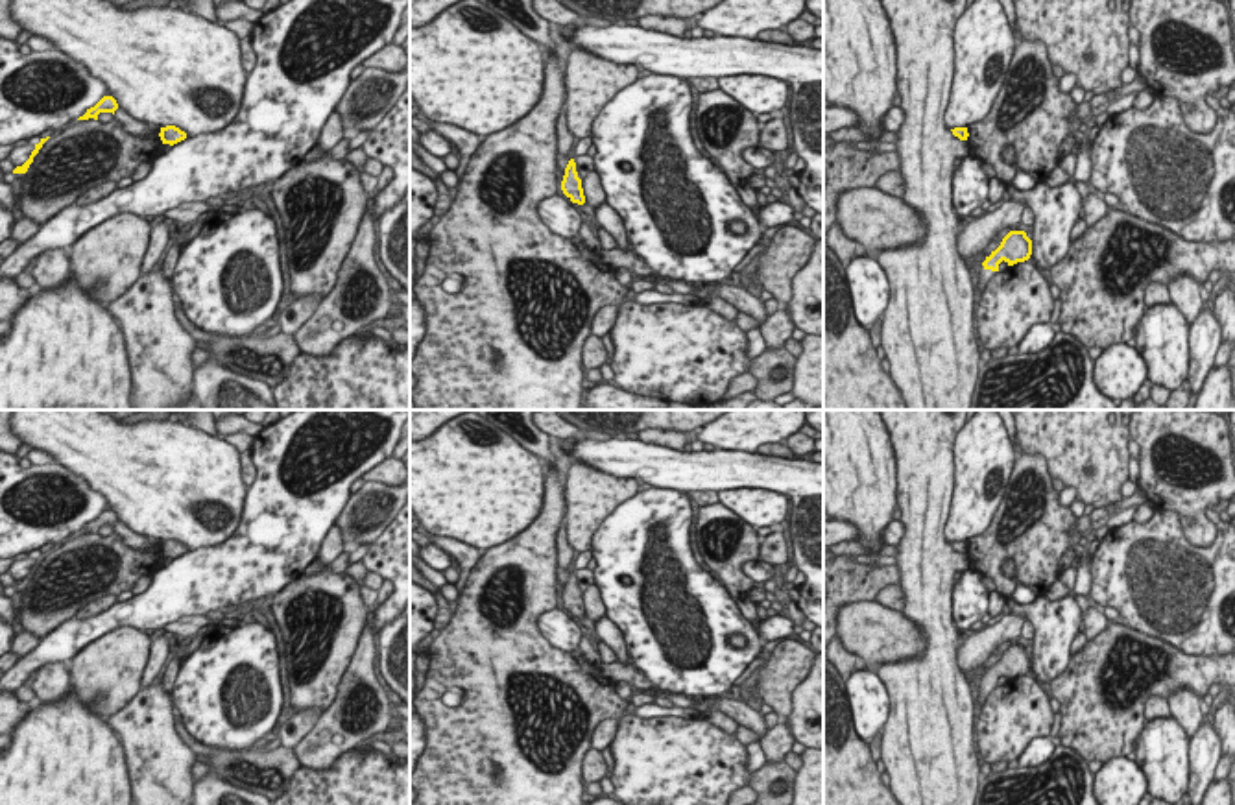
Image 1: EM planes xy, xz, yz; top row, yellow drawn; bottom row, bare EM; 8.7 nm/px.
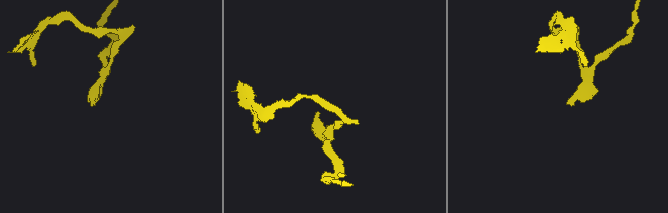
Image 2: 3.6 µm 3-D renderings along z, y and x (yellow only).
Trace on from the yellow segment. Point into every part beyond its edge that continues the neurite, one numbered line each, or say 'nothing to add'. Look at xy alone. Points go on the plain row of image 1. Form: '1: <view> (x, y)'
nothing to add

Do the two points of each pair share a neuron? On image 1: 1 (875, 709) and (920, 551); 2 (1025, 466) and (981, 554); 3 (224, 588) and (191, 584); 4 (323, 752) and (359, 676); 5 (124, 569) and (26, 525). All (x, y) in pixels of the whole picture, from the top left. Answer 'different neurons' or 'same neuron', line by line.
1: different neurons
2: same neuron
3: same neuron
4: same neuron
5: different neurons

